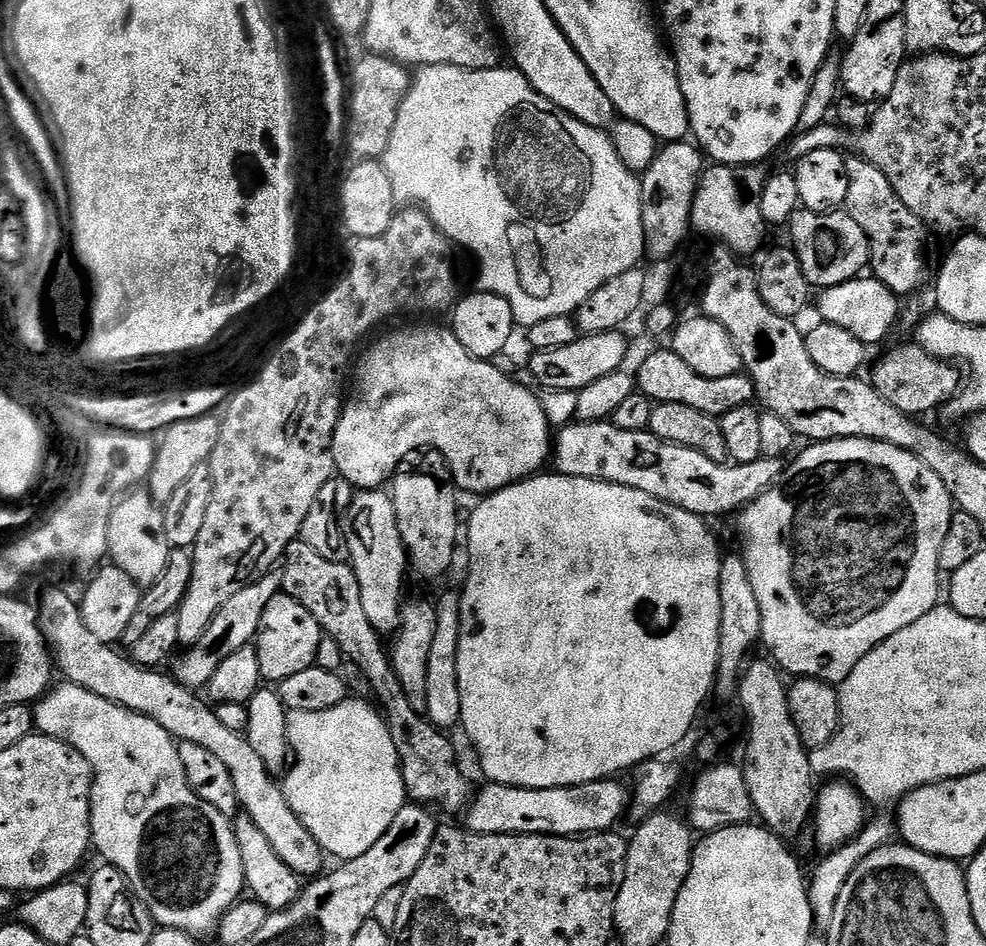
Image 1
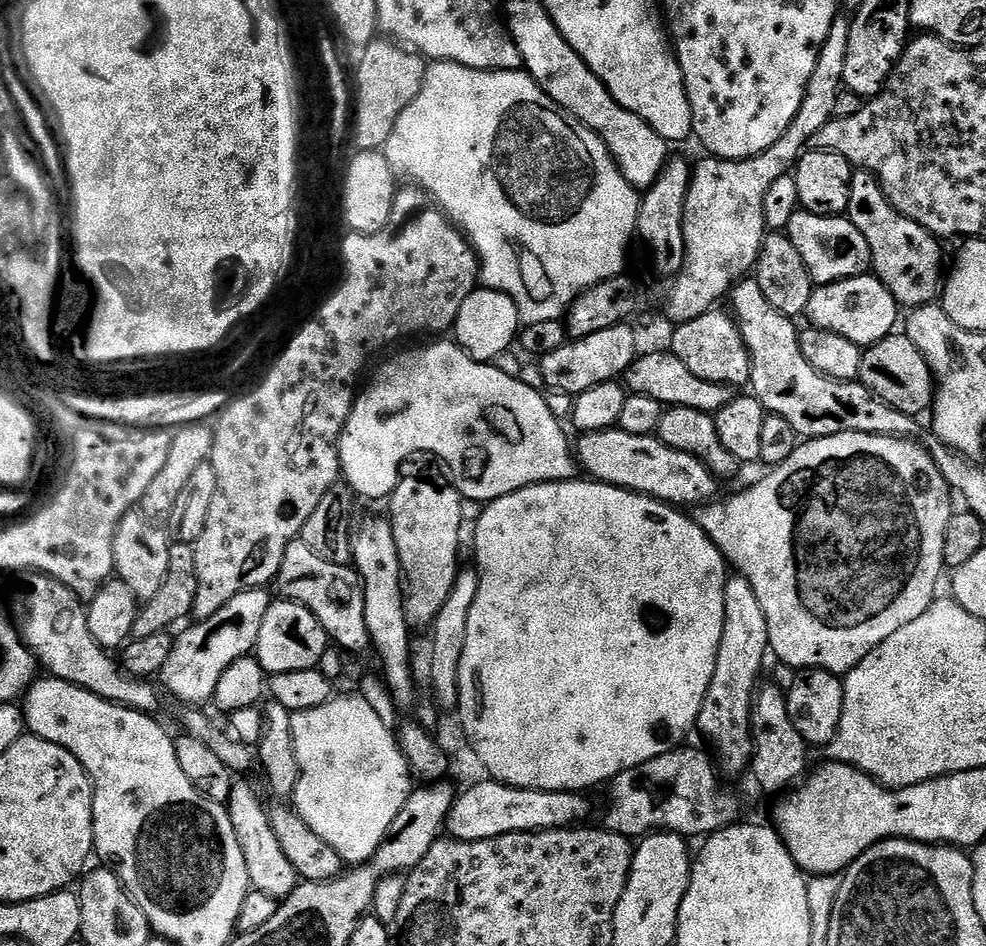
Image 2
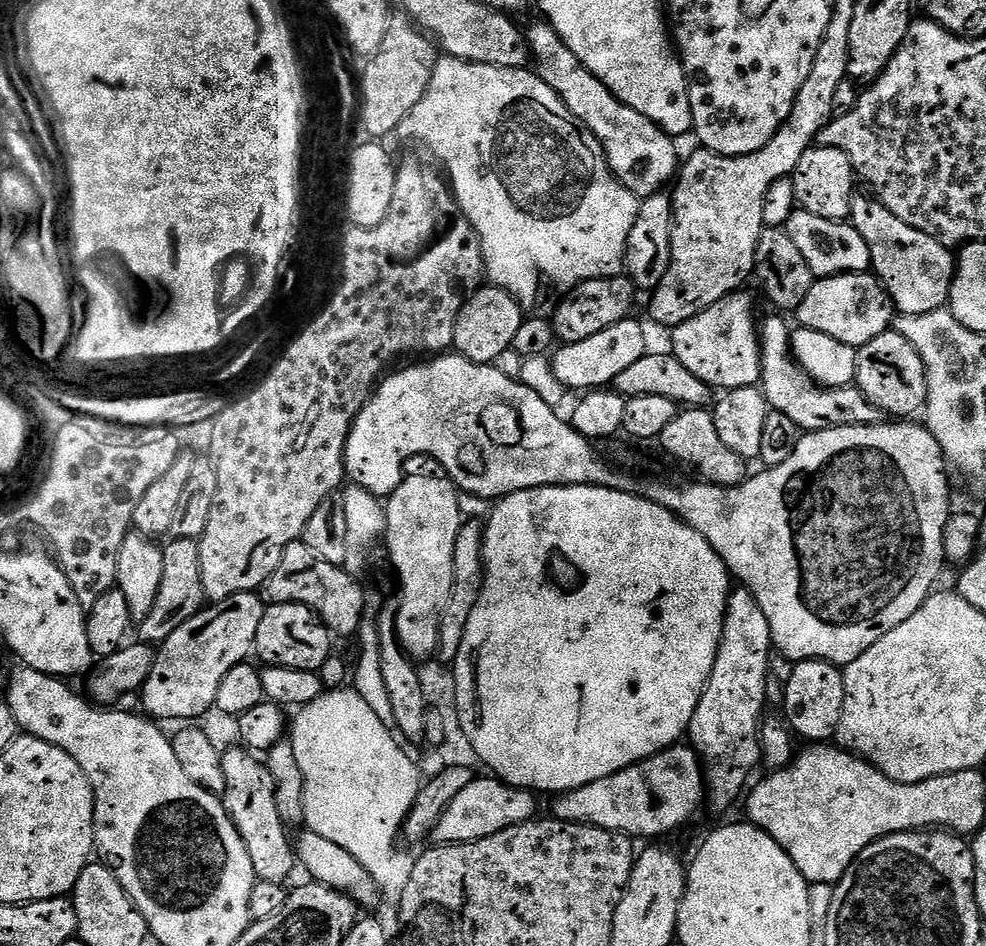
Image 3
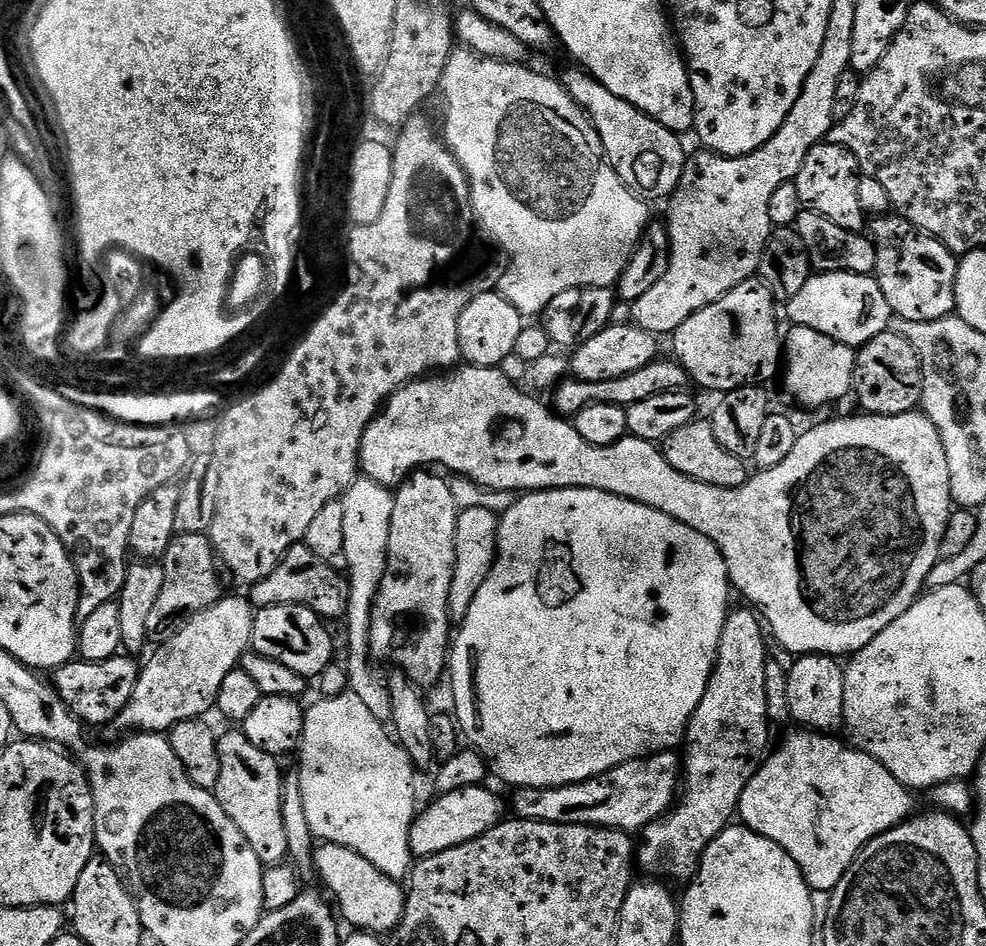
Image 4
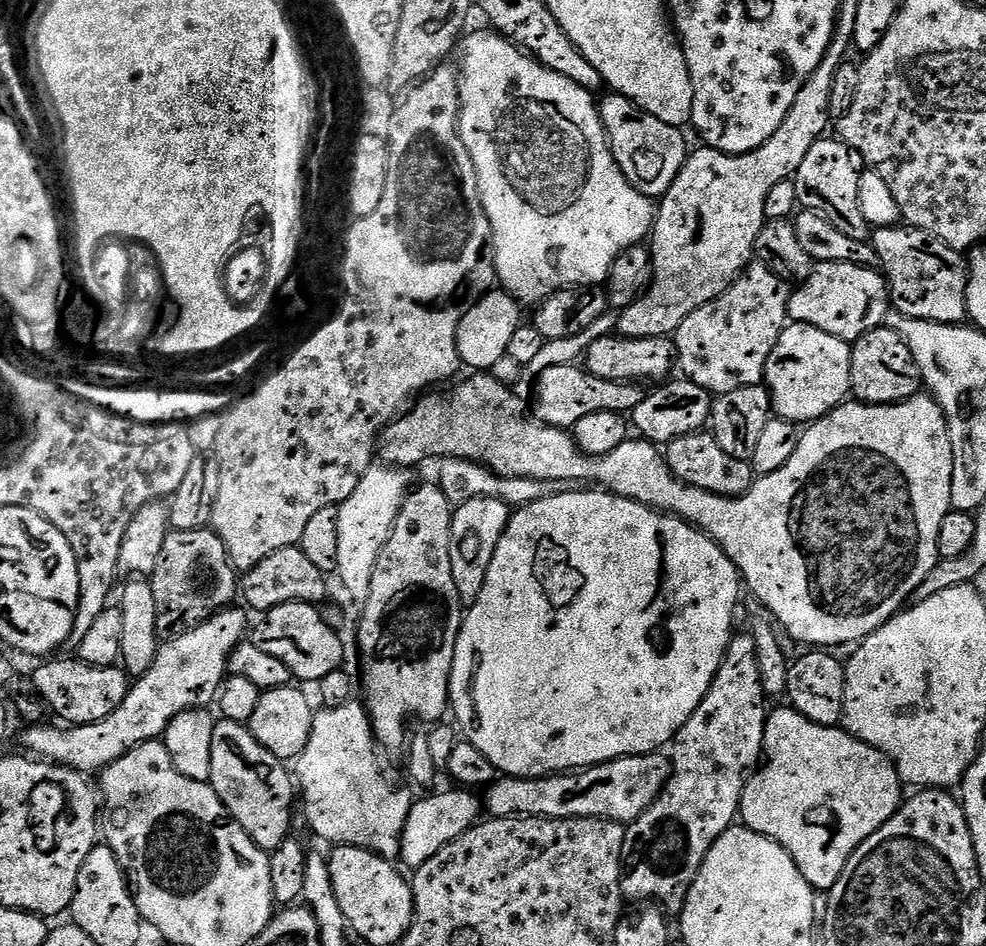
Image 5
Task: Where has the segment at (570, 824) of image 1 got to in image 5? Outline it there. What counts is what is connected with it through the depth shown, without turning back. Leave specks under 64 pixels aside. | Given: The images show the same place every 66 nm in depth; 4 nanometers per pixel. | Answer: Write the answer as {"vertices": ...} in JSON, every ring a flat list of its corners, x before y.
{"vertices":[[456,790,460,792,436,792,424,794,424,797,417,799,412,805,410,814,404,823,404,833,400,835,399,859,404,860,403,867,408,870,415,870,430,862,442,846,454,842,466,830,470,830,481,819,482,804,475,800,473,793,468,790]]}

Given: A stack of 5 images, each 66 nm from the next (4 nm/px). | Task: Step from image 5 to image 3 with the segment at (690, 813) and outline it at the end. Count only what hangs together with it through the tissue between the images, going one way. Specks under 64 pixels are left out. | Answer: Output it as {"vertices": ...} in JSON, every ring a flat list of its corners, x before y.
{"vertices":[[733,587,728,594,714,670,687,731,704,770,707,803,716,808,730,807,740,795,741,799,753,779,752,771,761,767,760,726,766,716,768,651,771,653,773,648,770,622,766,622,762,606,748,588]]}

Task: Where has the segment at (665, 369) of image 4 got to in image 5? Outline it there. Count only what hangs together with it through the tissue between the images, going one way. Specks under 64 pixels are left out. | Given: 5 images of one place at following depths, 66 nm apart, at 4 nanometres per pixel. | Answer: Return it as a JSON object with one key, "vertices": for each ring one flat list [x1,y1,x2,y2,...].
{"vertices":[[552,364,549,368,542,369,536,384,535,419,550,425,552,428,563,428,565,430,575,429,576,424,582,422,582,418,587,418,590,414,602,414,603,412,613,412,619,416,631,414,644,401,646,395,646,388,643,383,610,382,606,378,598,378,594,373,589,372,587,367,580,365,579,368,576,364]]}

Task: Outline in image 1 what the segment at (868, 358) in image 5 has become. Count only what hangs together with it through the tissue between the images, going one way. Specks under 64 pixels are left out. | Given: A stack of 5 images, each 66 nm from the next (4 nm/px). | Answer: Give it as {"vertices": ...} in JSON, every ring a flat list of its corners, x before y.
{"vertices":[[918,343,900,344,892,348,872,368,870,383,890,402,890,406,898,406,907,416,923,417,923,412,932,412,936,407,947,405,948,401,962,387,962,372,959,367,949,361,937,360]]}

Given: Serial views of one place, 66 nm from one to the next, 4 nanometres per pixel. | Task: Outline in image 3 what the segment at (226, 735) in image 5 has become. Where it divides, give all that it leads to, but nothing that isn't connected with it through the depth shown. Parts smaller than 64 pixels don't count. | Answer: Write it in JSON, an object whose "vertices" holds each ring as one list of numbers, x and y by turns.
{"vertices":[[235,746,229,752,225,751,220,758,220,765,222,766,222,774,224,775,224,790,222,793,222,799,224,802,224,808,228,812,228,817,234,822,234,826,238,830,238,834,242,838,242,842,246,842,246,854,250,854,250,866,254,866,254,874,257,880,269,880,275,884,287,881,287,876,291,874,292,867,297,867,298,861,293,848,290,843,290,836,288,840,289,829,282,822,282,818,278,818,278,806,274,806,274,778,270,774,267,763,259,755,253,754,249,749,243,746]]}

